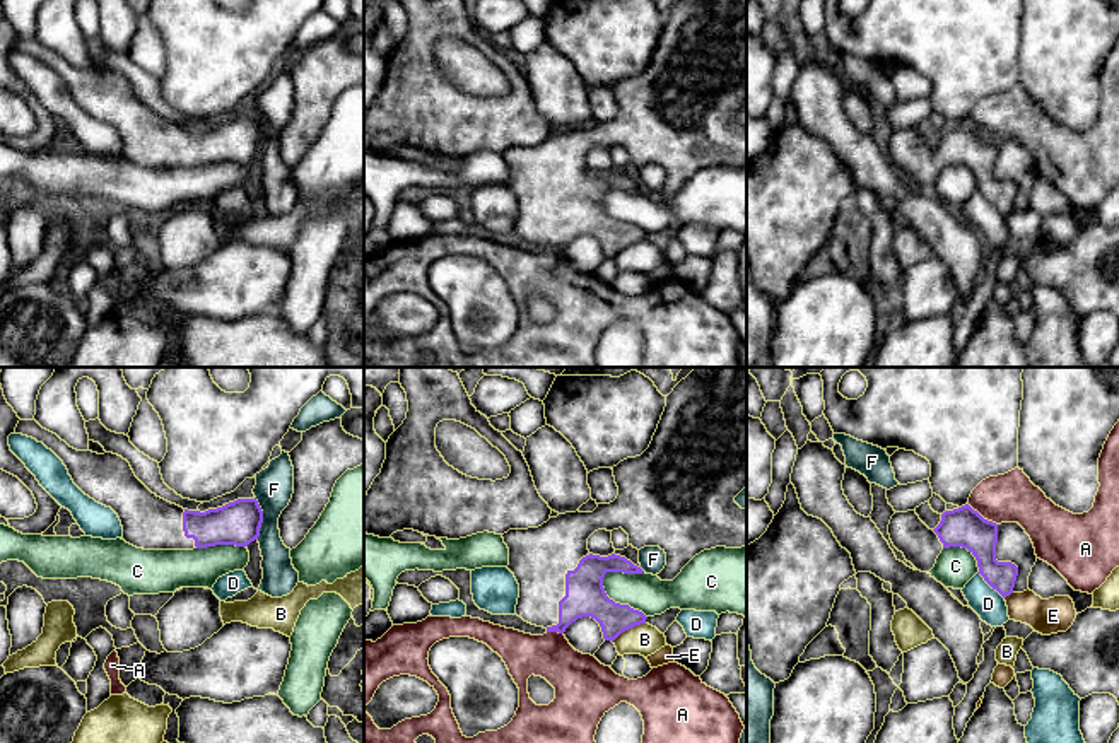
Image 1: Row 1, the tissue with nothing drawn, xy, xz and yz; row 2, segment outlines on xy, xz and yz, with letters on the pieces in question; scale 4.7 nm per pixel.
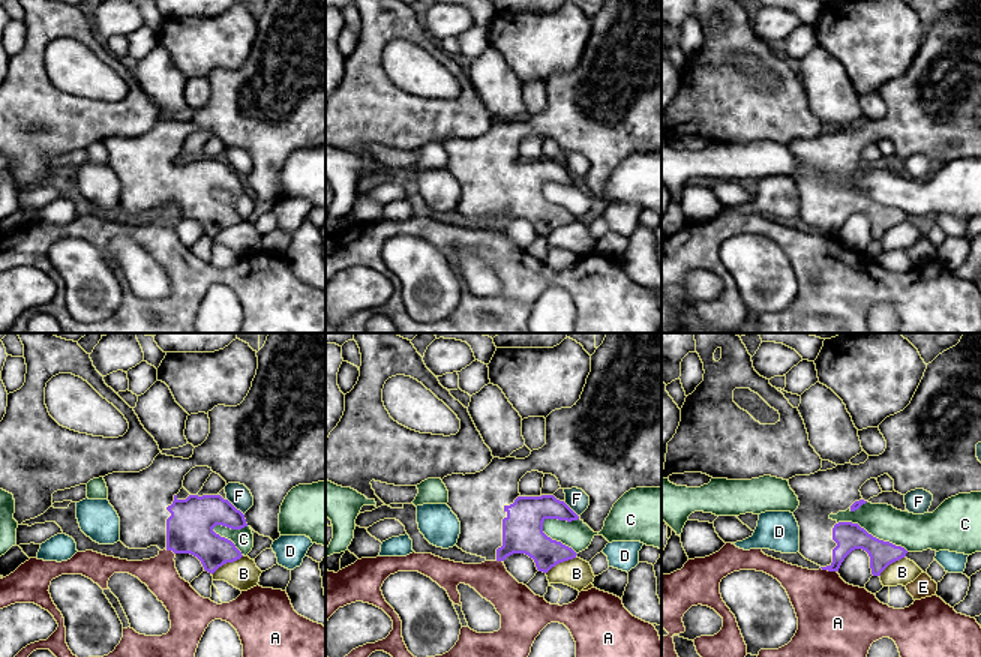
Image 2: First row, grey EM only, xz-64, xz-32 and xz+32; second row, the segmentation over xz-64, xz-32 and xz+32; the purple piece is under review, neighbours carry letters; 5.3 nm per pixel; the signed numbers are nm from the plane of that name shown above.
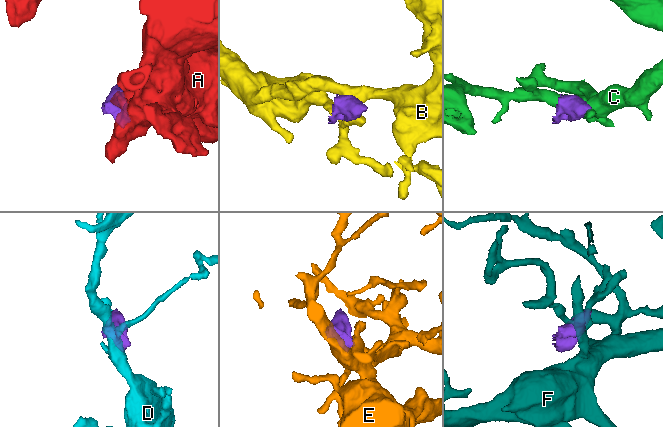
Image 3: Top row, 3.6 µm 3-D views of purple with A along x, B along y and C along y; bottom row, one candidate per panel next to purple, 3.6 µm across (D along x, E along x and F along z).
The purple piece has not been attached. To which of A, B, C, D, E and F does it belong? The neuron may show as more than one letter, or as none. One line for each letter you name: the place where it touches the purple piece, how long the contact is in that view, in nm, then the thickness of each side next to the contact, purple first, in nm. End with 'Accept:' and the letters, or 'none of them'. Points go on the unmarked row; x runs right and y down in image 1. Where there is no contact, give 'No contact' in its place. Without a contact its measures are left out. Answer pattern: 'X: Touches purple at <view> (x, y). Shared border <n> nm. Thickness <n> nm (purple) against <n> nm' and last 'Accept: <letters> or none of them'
Accept: none of them

